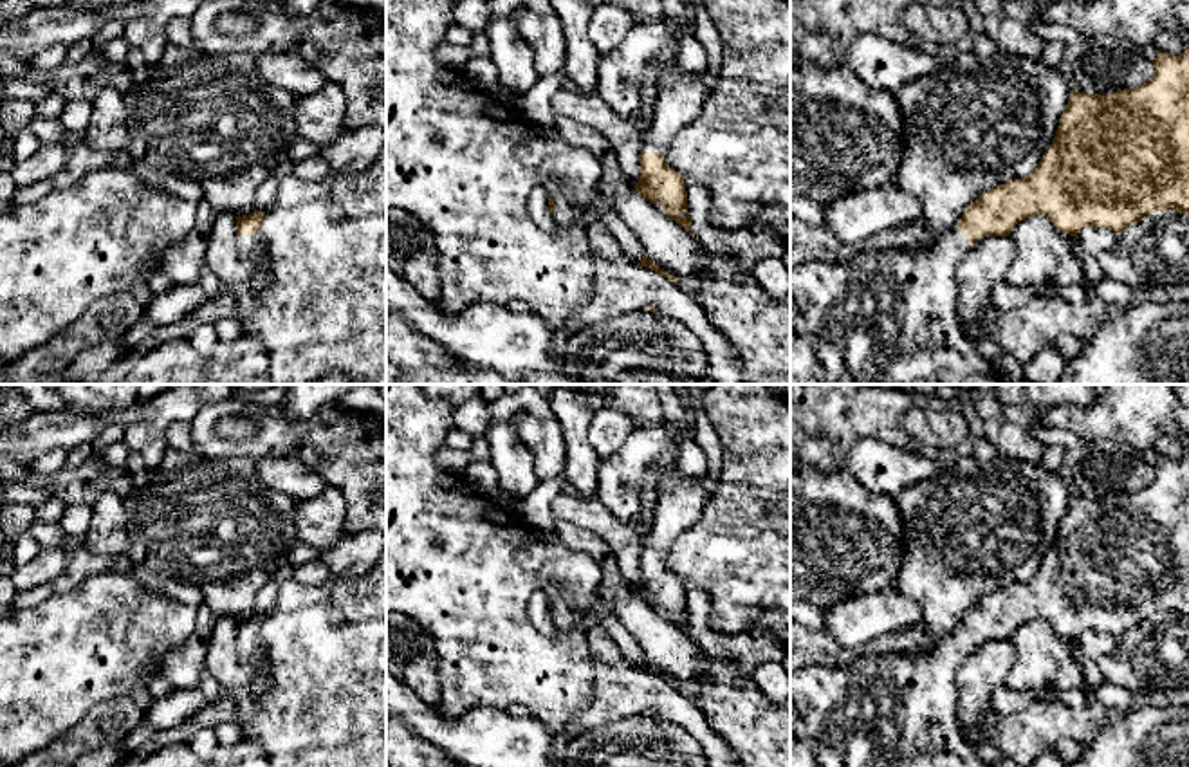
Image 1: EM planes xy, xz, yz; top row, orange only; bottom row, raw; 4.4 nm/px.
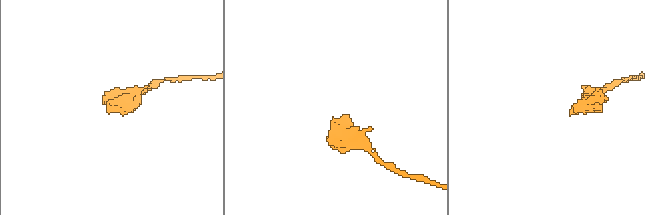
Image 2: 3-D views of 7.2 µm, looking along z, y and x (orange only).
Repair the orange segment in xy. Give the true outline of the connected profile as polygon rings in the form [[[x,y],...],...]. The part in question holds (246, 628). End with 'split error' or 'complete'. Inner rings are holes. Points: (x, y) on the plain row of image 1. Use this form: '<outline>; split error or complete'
[[[254,614],[249,619],[235,621],[236,623],[236,639],[238,639],[238,655],[247,664],[262,662],[262,626],[263,617]]]; split error

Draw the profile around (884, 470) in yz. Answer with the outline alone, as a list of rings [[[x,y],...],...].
[[[877,439],[859,440],[843,467],[868,491],[889,494],[927,480],[949,466],[951,457],[929,458],[915,449],[899,449]]]

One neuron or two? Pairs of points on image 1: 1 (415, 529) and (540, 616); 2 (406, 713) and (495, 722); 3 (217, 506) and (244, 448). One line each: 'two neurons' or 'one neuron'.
1: two neurons
2: one neuron
3: two neurons

